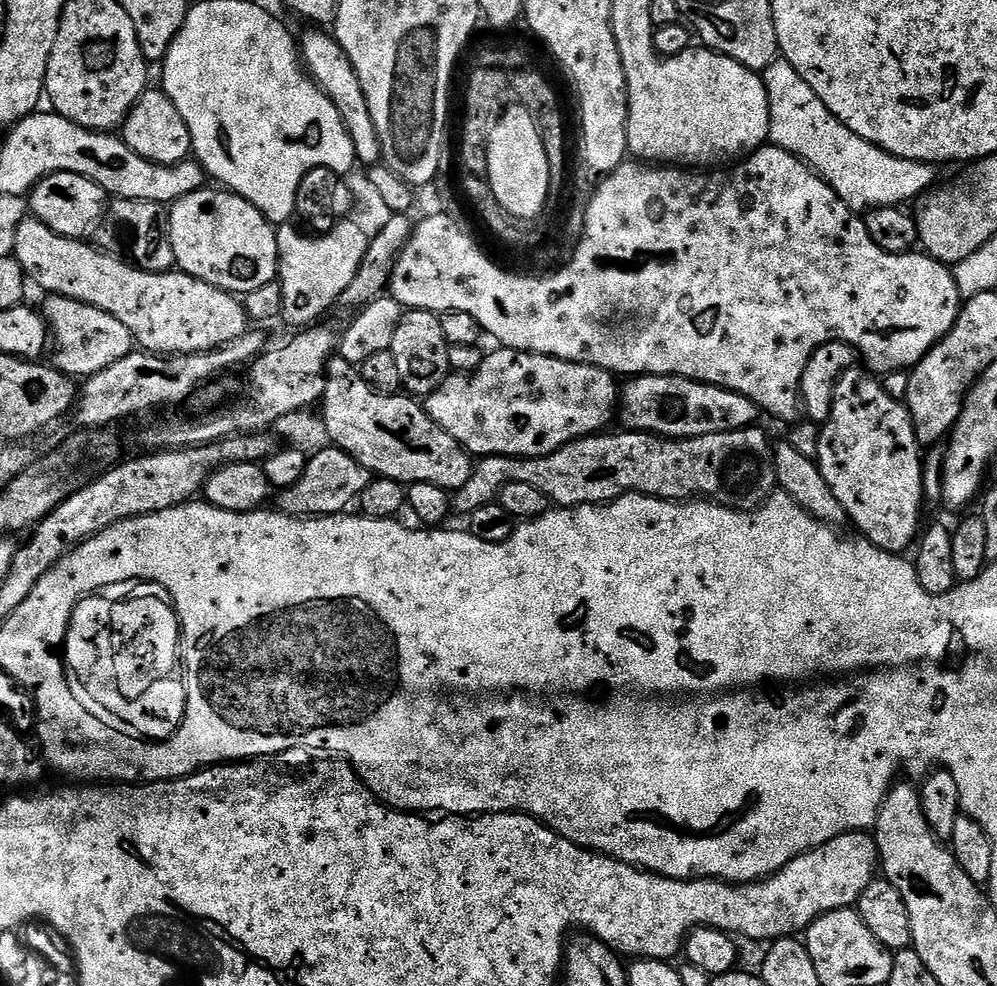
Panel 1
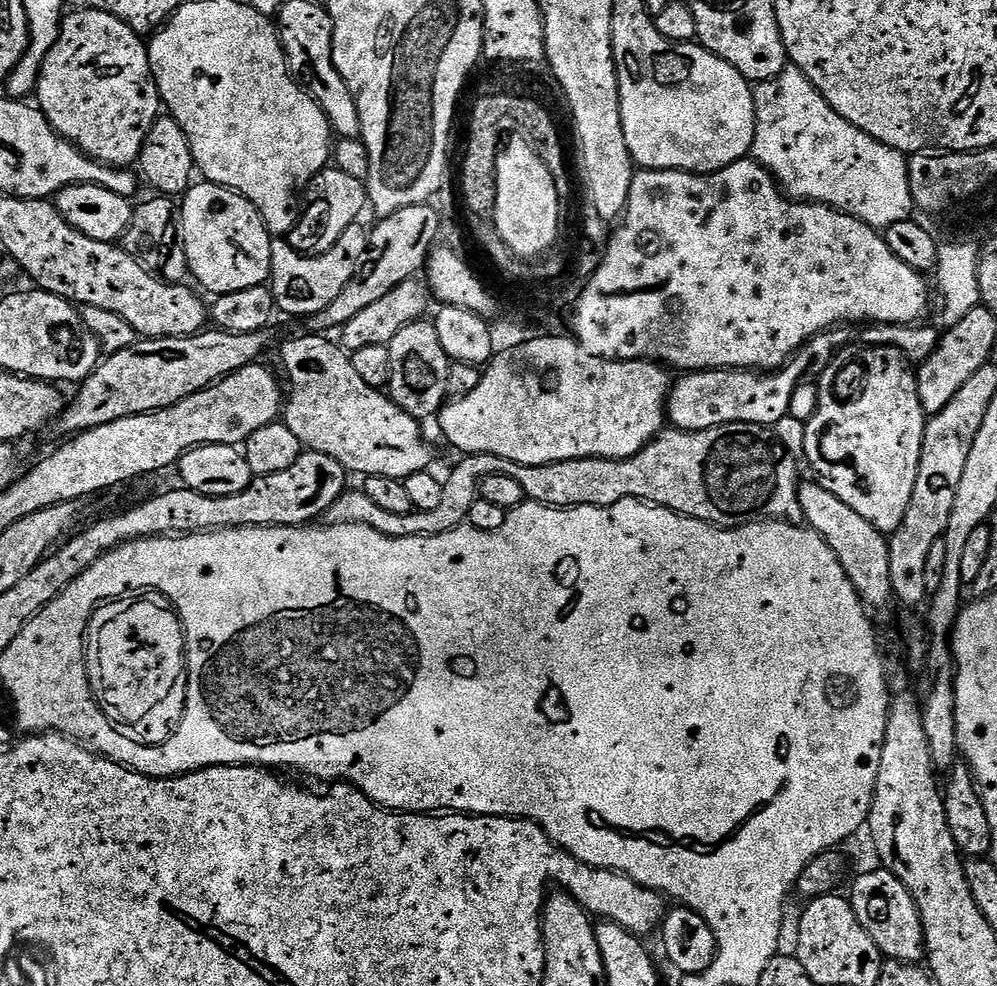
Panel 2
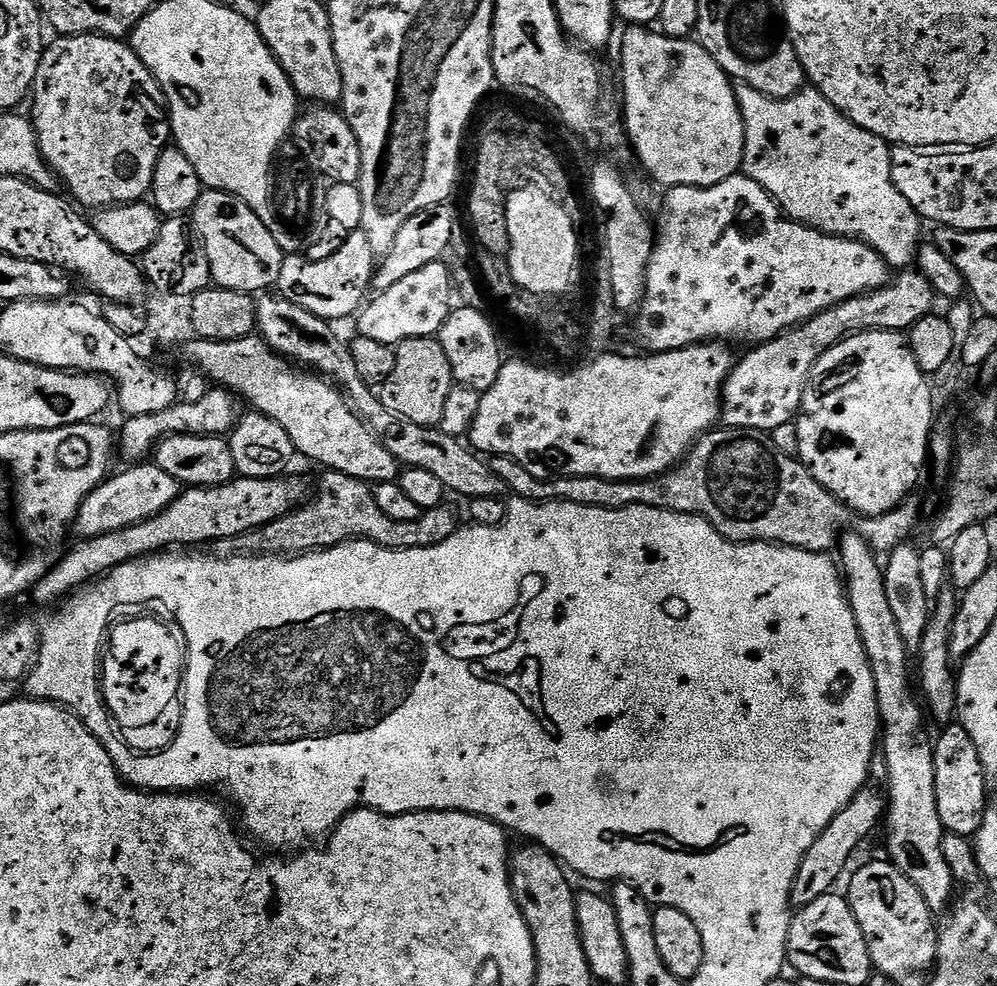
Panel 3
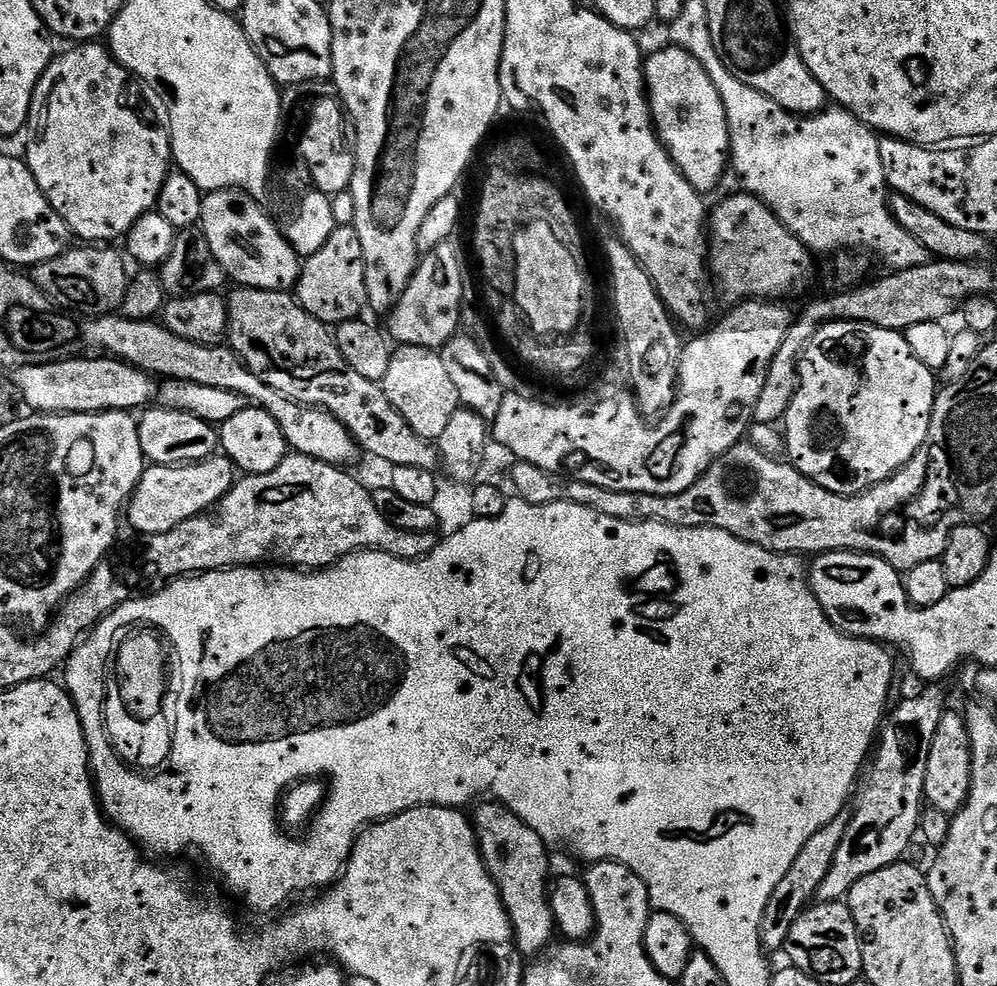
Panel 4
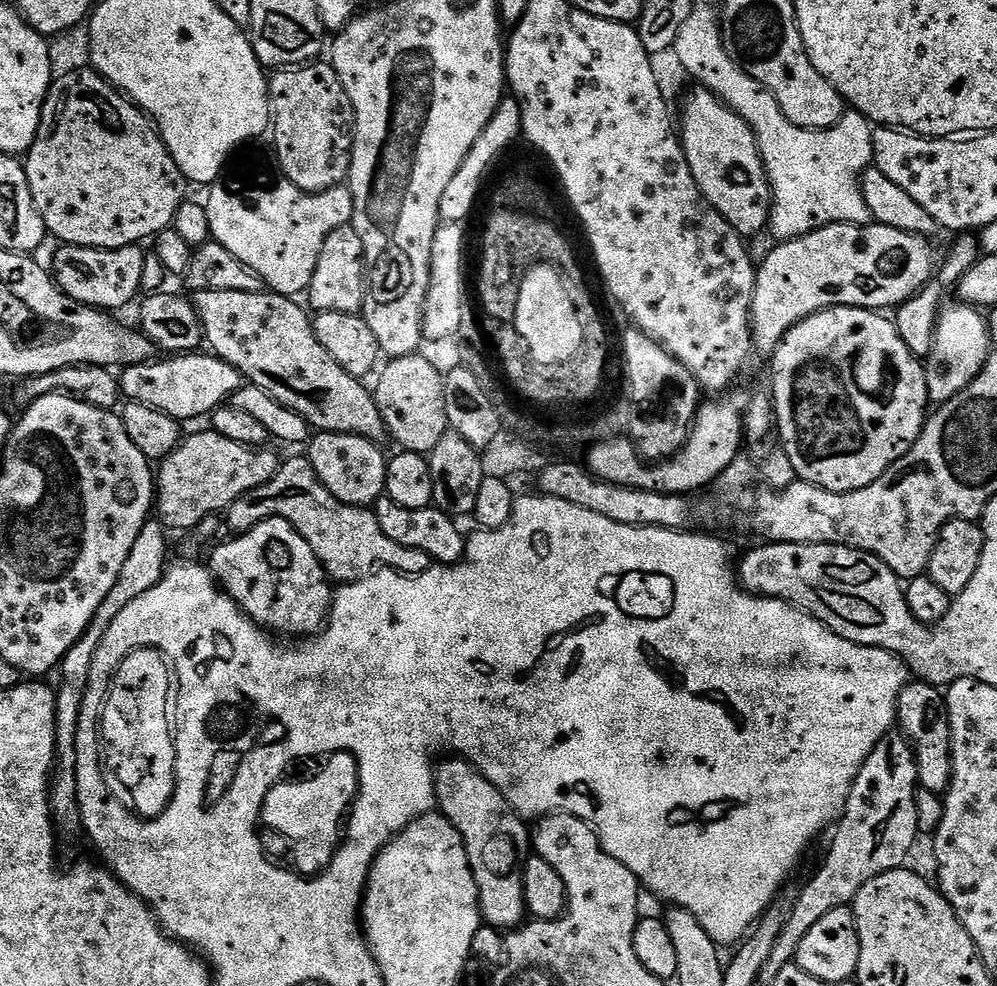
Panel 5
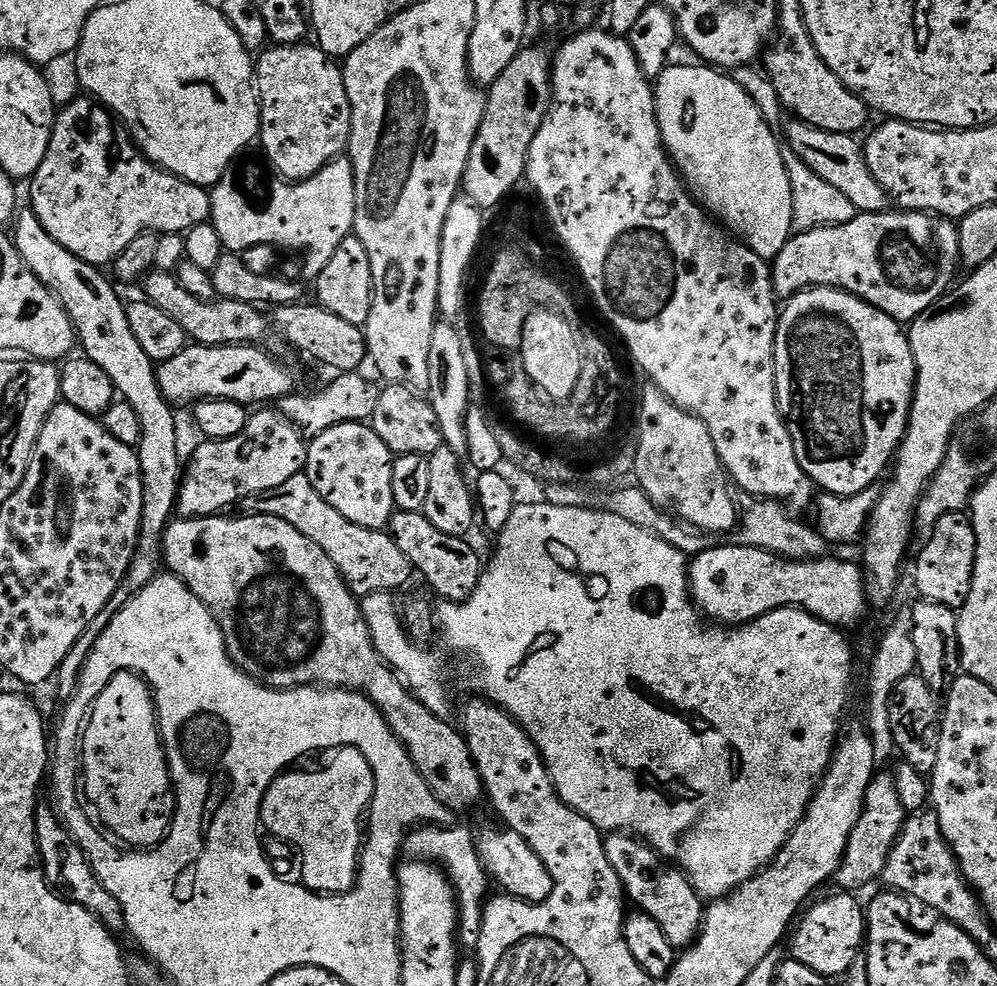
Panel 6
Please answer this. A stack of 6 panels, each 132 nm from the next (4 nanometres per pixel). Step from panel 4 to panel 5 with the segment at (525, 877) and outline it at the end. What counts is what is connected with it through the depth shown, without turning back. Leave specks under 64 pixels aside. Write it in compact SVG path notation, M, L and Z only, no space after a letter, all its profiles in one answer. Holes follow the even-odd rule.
M451 758L435 765L434 786L436 787L436 803L439 811L462 834L462 842L466 846L466 854L470 858L470 866L474 874L474 882L478 886L480 914L484 925L474 934L472 956L483 963L503 961L503 935L492 928L515 930L525 923L526 909L524 906L524 862L530 852L530 828L520 813L515 812L512 803L498 790L498 786L490 783L482 773L476 771L475 763L463 758Z

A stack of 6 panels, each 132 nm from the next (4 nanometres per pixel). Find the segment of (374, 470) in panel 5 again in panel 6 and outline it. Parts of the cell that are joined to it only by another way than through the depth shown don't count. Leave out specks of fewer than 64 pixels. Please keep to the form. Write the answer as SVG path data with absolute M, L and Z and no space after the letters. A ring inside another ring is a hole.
M367 423L343 424L326 430L326 434L311 437L308 444L306 475L338 514L358 526L387 529L392 513L397 511L394 502L392 462L394 454L378 438Z

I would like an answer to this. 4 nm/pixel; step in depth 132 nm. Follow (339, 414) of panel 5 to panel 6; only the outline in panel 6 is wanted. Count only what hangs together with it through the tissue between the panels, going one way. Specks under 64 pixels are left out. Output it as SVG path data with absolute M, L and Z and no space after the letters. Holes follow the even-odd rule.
M171 272L148 273L142 281L144 287L143 295L158 310L170 314L178 326L182 326L185 337L189 341L205 344L206 346L226 346L227 344L251 344L253 346L261 343L260 339L270 332L270 320L267 315L263 316L261 309L254 304L246 302L234 302L233 300L203 300L194 298L194 294L188 293L175 275Z

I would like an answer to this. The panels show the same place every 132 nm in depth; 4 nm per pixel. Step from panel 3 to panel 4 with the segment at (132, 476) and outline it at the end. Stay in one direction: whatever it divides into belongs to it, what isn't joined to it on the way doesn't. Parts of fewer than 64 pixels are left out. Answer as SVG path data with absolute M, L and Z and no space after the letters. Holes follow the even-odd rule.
M217 454L197 464L175 464L145 467L126 509L126 524L140 536L166 534L174 526L182 526L195 516L203 516L215 509L238 479L238 469L227 456Z

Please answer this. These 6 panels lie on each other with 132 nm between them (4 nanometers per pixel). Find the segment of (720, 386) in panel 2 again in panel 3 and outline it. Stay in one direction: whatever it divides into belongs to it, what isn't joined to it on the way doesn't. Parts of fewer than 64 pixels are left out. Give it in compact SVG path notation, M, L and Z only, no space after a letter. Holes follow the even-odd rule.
M904 270L899 273L900 276L893 279L891 282L884 285L882 288L876 288L873 292L864 292L861 296L855 296L849 300L843 300L840 304L822 310L814 318L810 318L804 324L798 324L795 328L788 329L787 332L783 332L780 336L776 336L772 340L766 341L764 344L755 345L744 357L737 359L732 366L732 373L728 376L728 381L724 384L724 394L722 397L722 403L720 405L720 420L725 428L741 428L742 430L750 430L751 432L763 432L765 434L775 433L775 428L784 428L793 423L800 415L800 404L804 400L804 392L808 389L808 381L812 378L812 371L814 366L818 362L818 358L822 358L822 354L826 354L826 350L830 350L838 342L845 340L853 332L899 332L903 333L905 330L912 329L920 319L929 315L933 311L932 300L934 301L934 293L932 291L931 282L926 279L919 270Z

